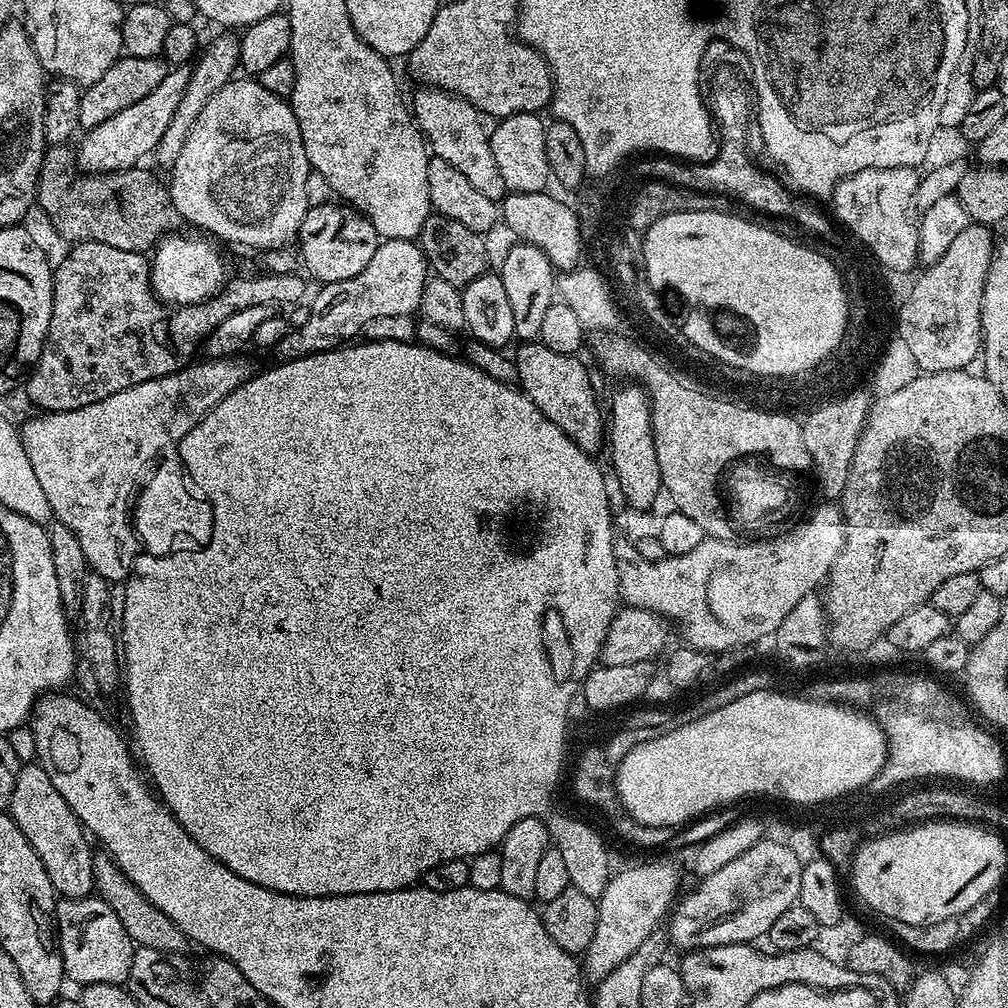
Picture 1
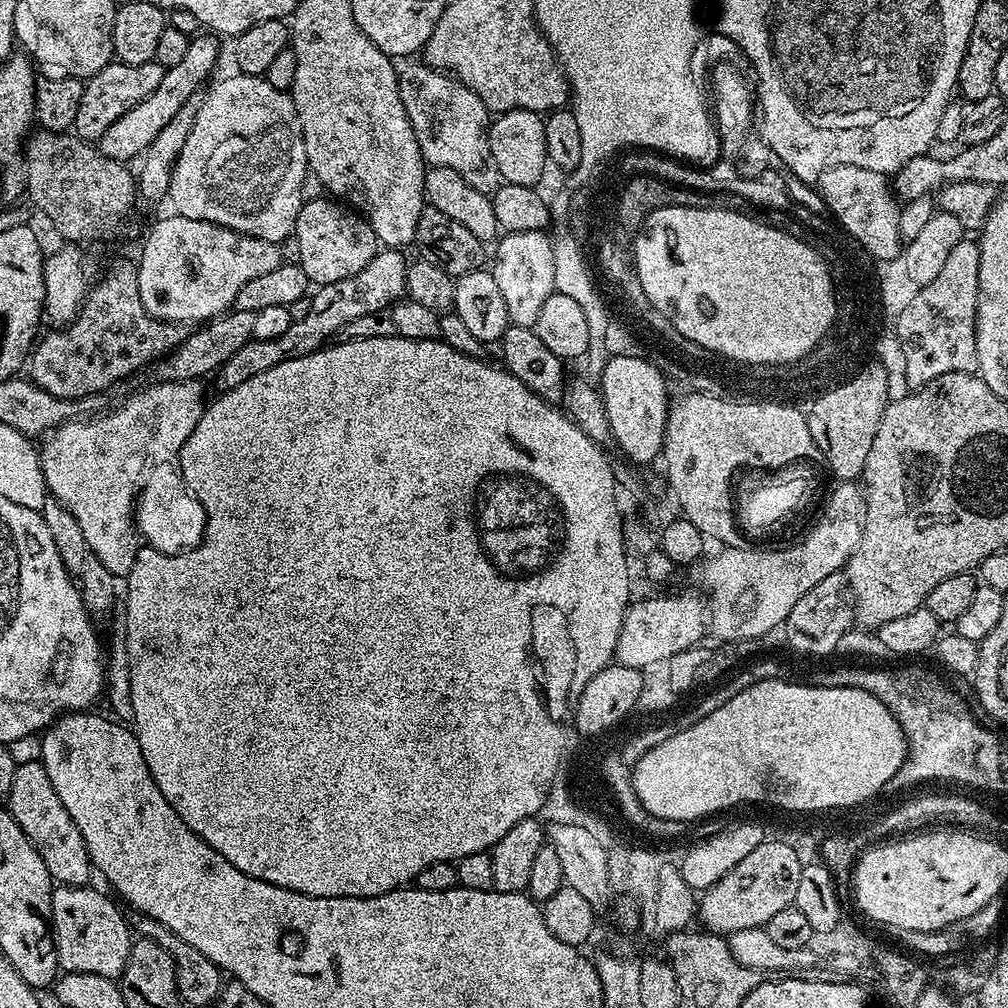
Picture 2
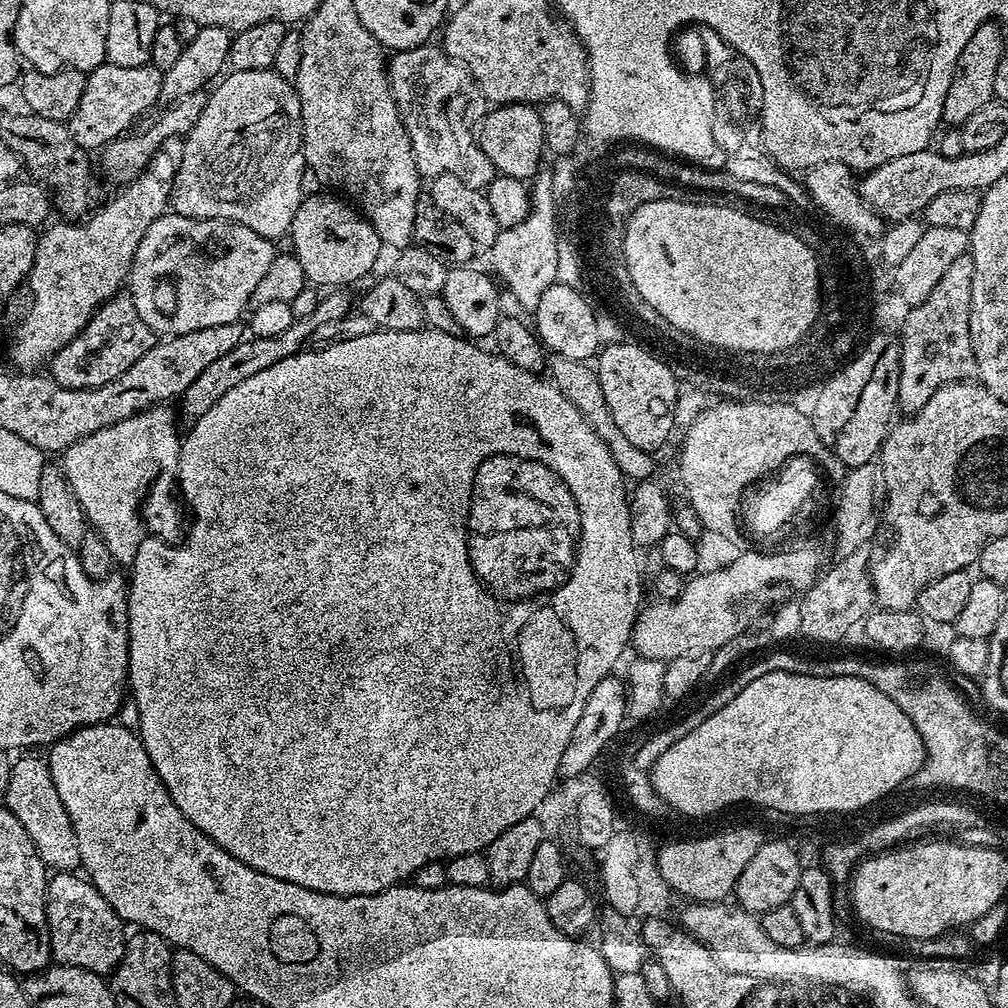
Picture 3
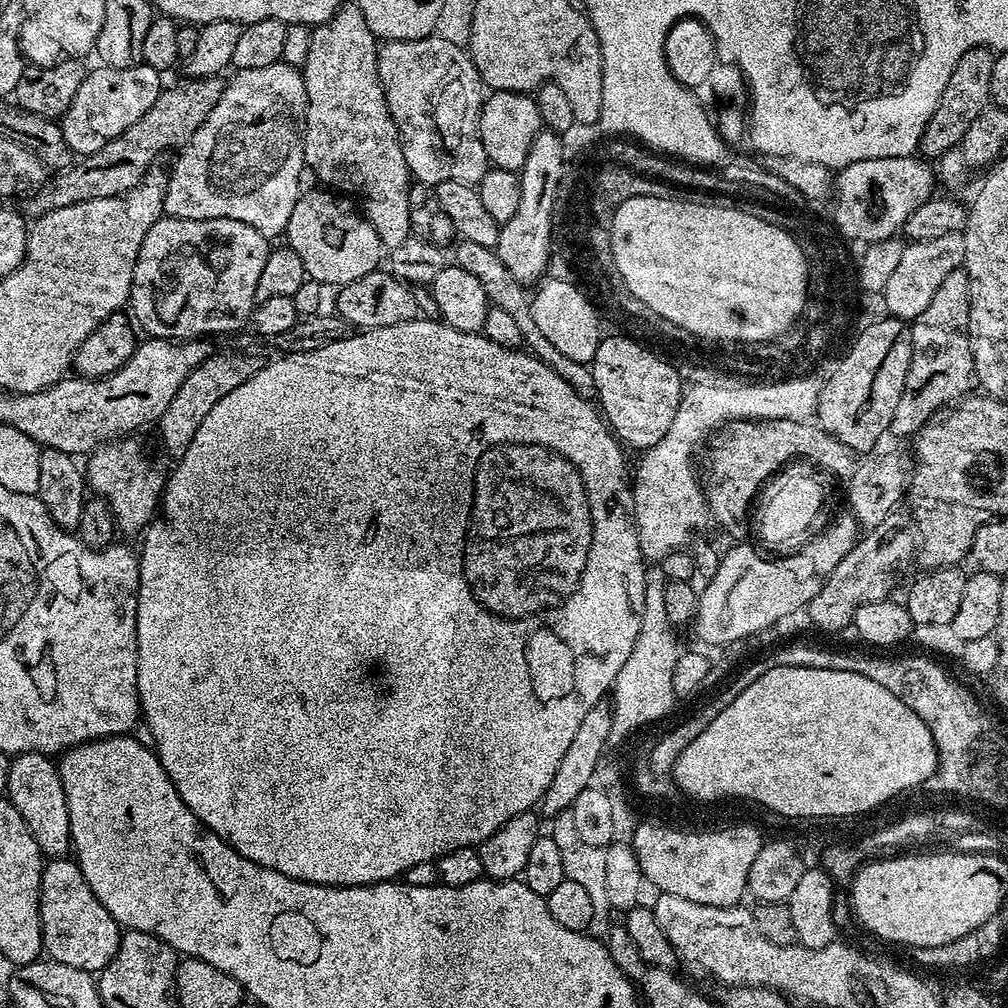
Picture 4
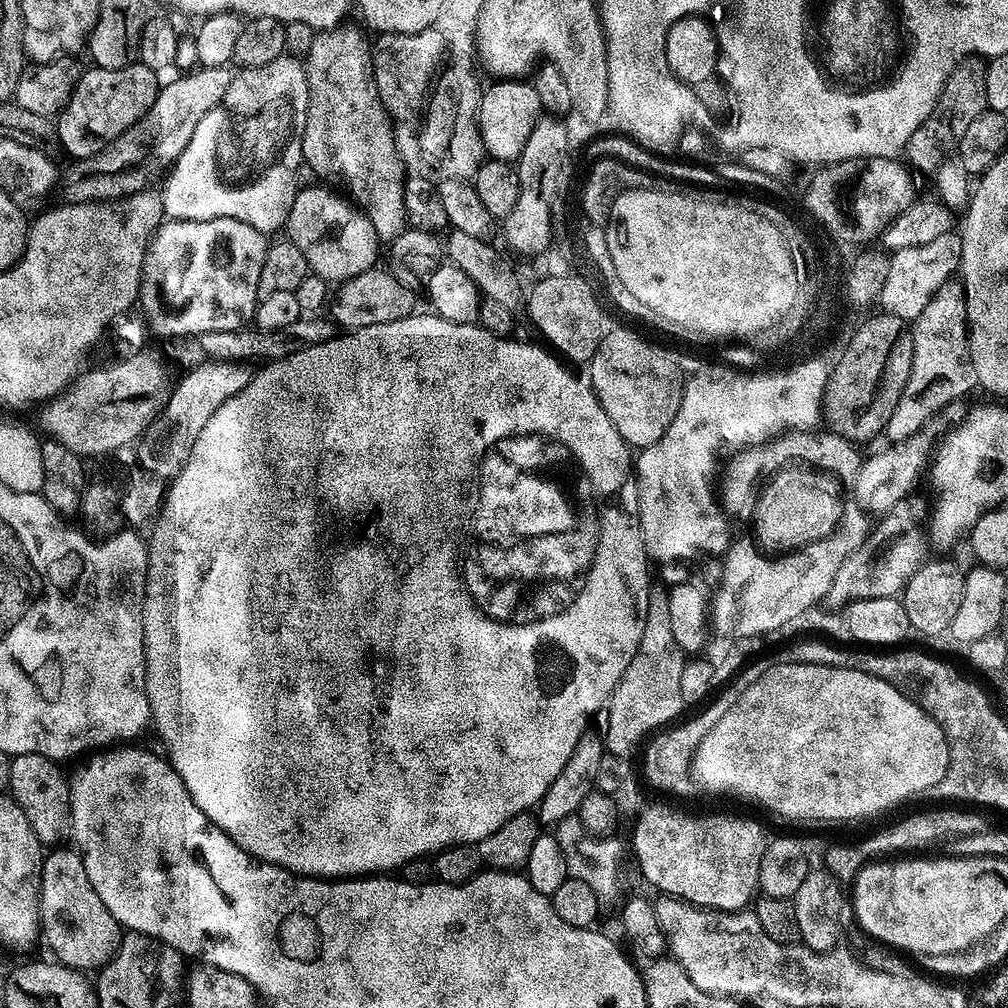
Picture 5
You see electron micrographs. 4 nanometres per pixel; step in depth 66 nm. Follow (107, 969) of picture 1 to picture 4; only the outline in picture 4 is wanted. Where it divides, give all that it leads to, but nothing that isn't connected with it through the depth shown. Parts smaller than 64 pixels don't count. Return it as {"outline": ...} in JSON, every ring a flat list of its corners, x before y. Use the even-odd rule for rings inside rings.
{"outline":[[52,858,45,863,40,883,40,925,47,959,57,960,66,966,74,966,78,970,93,974,103,972,104,967,114,958,122,935,122,925,113,918,110,910,106,910,106,906,102,906,102,902,98,902,94,890,90,890,82,874,80,865,72,858]]}

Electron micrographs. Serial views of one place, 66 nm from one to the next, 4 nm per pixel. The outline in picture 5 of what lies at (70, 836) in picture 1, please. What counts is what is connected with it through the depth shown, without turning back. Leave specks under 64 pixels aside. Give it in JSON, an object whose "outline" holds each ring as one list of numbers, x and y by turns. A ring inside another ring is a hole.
{"outline":[[24,750,12,756,8,792,18,802,18,806,22,806,30,822,30,830,34,830,34,834,44,846,52,846,63,841,60,839,66,836,70,828,72,790,69,777,64,777,64,772,60,768,63,767,57,761,31,750]]}

